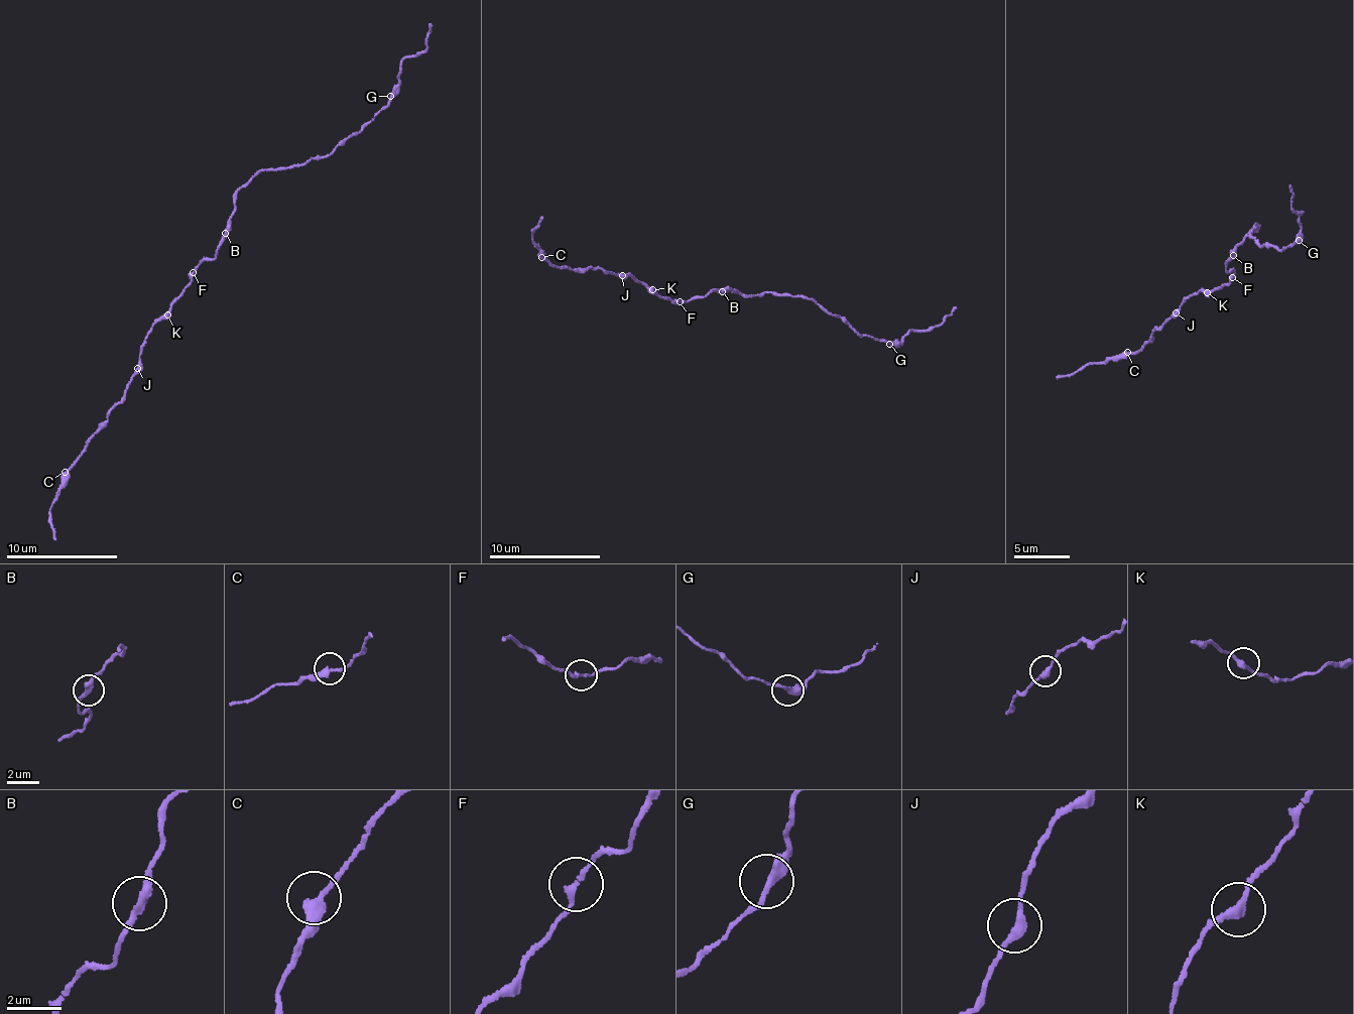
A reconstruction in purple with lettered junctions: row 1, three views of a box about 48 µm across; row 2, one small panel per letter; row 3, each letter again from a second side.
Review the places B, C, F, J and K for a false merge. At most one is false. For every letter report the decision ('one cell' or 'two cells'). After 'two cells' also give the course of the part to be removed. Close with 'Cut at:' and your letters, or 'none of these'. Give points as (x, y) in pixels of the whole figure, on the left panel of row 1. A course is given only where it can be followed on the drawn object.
B: one cell
C: one cell
F: one cell
J: one cell
K: one cell
Cut at: none of these

